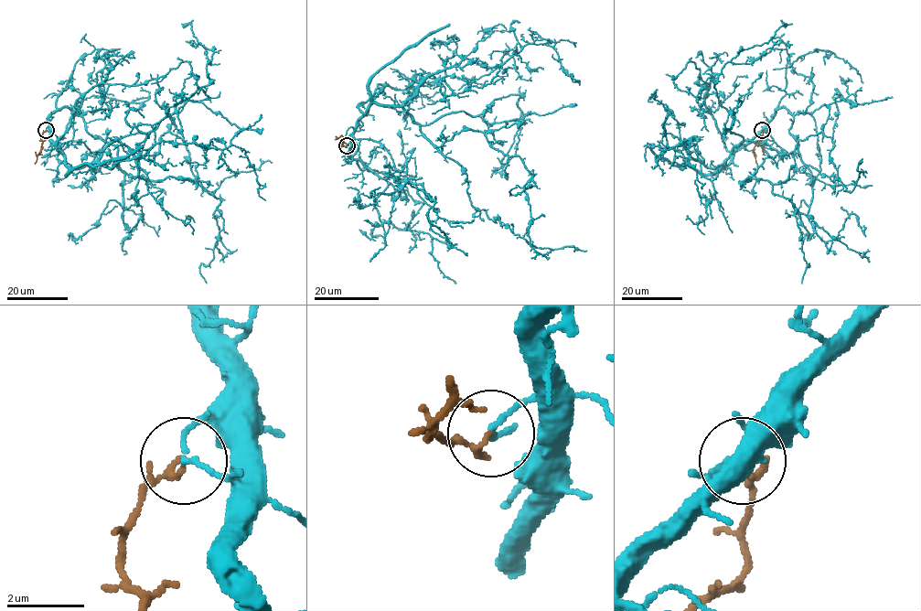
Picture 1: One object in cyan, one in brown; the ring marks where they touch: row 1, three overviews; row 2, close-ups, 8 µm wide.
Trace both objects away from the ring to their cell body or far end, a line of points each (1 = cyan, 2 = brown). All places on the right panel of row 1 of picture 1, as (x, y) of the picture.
1: (762, 130), (722, 168), (743, 142), (772, 158), (820, 133), (832, 139), (829, 160), (850, 193), (862, 163)
2: (762, 131), (762, 138), (753, 150), (756, 164)

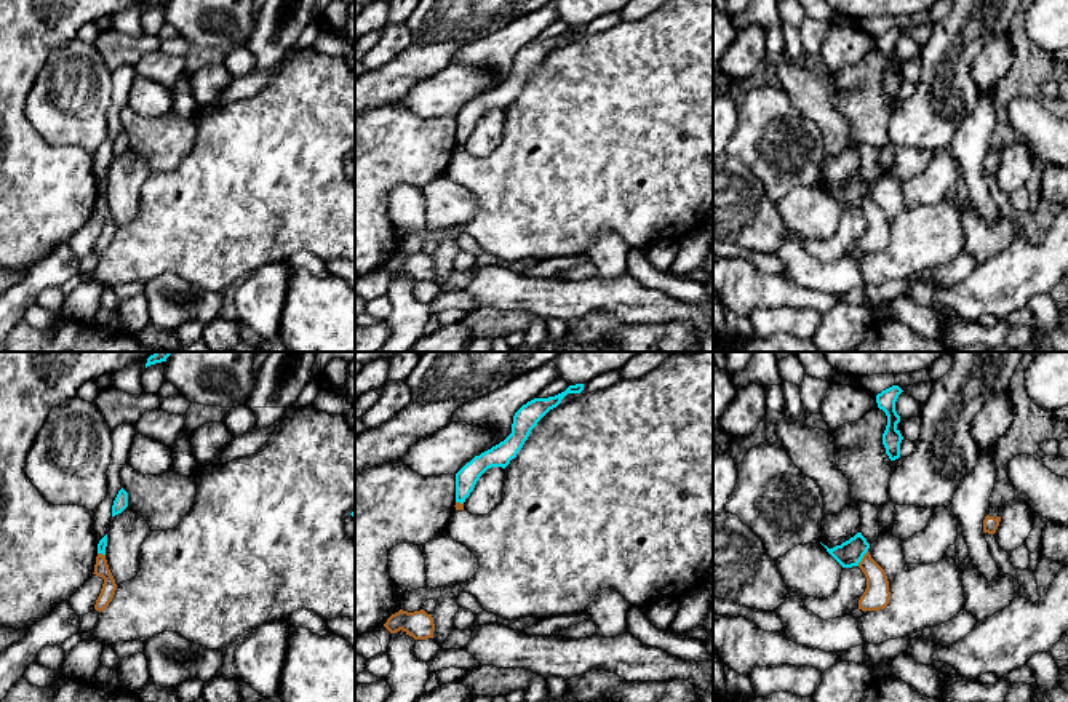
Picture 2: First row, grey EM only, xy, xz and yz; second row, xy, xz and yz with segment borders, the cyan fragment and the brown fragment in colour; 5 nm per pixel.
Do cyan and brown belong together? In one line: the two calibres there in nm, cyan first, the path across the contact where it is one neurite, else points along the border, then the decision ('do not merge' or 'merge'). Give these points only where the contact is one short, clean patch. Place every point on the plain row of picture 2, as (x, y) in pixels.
130 nm thick on the cyan side, 130 nm on the other; border along yz (867, 192), (857, 207); do not merge

